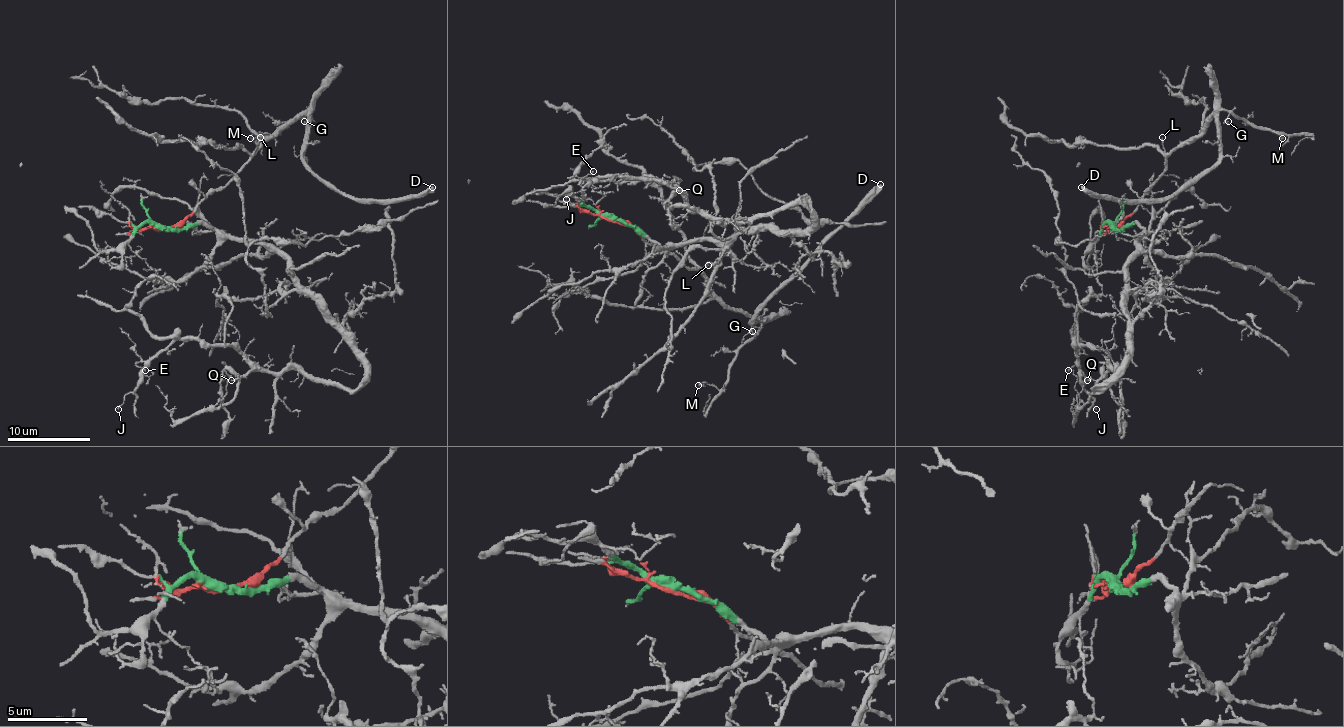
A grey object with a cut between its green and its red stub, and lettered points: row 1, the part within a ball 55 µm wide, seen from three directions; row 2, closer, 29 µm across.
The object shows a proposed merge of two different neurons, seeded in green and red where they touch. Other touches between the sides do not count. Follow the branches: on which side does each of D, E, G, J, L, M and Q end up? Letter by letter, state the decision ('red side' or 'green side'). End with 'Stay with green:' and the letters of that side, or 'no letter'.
D: red side
E: green side
G: red side
J: green side
L: red side
M: red side
Q: green side
Stay with green: E, J, Q

